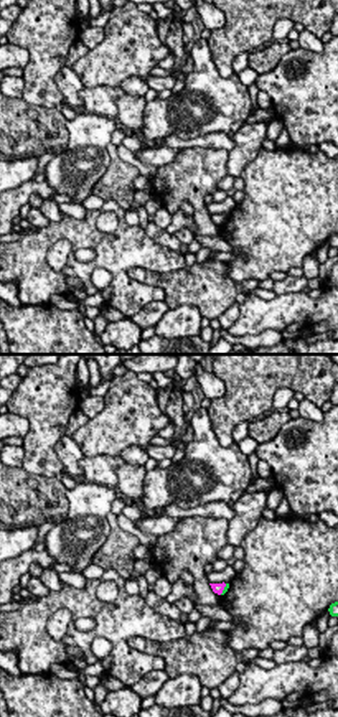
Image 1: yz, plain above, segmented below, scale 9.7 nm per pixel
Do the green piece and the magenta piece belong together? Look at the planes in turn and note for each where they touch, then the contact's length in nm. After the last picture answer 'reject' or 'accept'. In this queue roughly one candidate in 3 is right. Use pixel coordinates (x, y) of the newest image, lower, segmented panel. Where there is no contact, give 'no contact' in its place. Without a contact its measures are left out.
contact (225, 589); length 130 nm

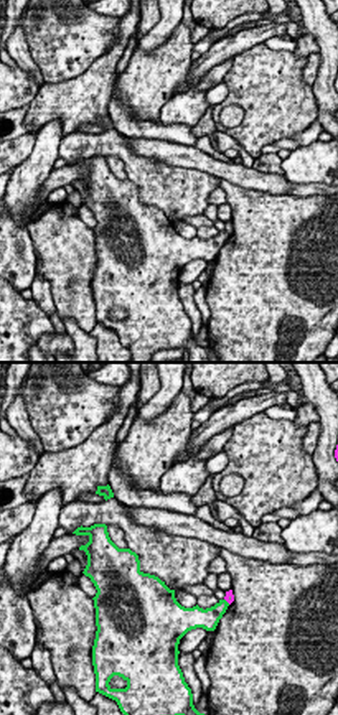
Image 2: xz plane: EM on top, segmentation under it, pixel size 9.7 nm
contact (226, 602); length 80 nm

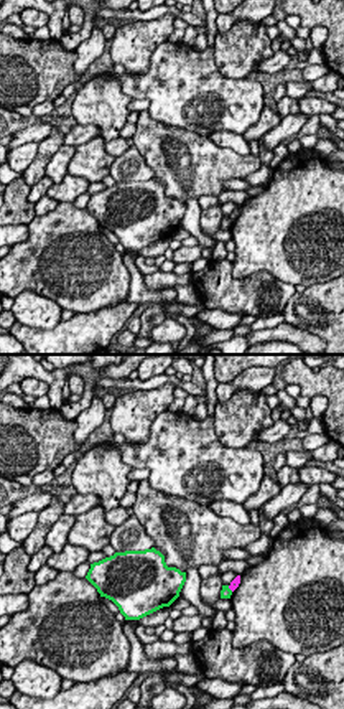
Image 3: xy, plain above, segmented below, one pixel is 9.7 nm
contact (229, 589); length 80 nm

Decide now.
reject

